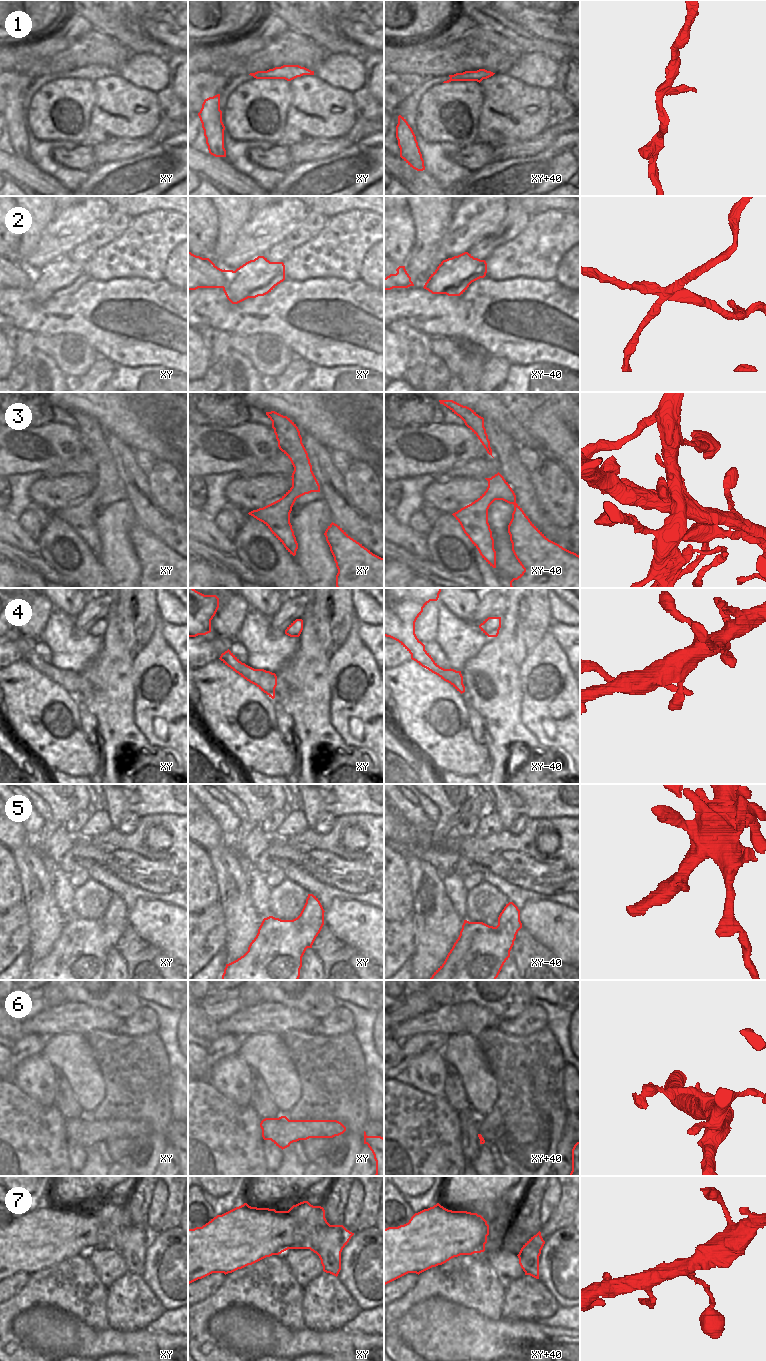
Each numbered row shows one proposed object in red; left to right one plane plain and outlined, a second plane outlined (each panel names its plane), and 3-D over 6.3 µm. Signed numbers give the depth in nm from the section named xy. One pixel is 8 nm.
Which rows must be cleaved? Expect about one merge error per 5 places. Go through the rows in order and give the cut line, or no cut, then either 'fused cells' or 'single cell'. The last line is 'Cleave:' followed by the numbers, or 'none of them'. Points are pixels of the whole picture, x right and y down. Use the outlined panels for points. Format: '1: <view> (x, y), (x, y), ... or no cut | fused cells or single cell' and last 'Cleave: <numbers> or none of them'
1: no cut | single cell
2: xy (234, 271), (229, 282), (223, 288) | fused cells
3: no cut | single cell
4: no cut | single cell
5: no cut | single cell
6: xy (283, 1116), (285, 1136), (290, 1143) | fused cells
7: no cut | single cell
Cleave: 2, 6

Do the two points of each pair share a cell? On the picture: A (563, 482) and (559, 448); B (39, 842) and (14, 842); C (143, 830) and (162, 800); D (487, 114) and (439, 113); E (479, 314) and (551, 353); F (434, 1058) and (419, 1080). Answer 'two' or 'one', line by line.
A: two
B: two
C: two
D: two
E: one
F: one

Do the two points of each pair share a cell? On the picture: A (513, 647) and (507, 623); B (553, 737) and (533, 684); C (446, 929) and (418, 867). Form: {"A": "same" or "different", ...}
{"A": "same", "B": "same", "C": "same"}

